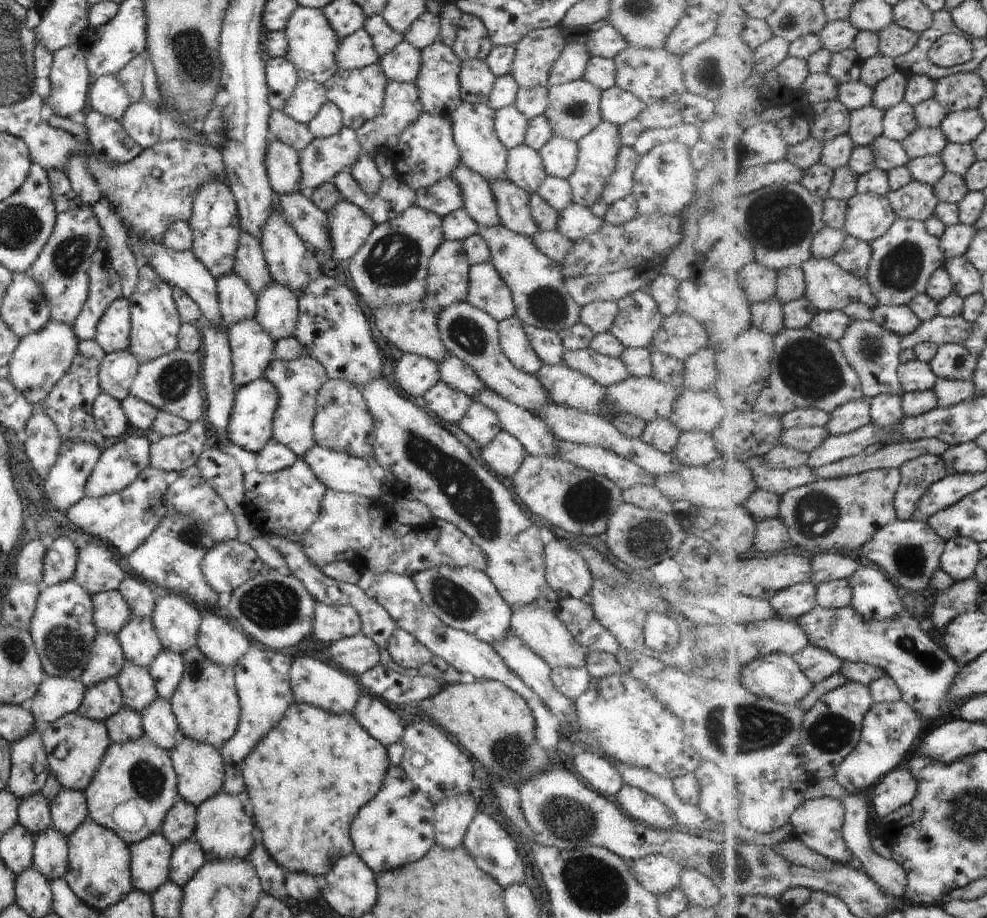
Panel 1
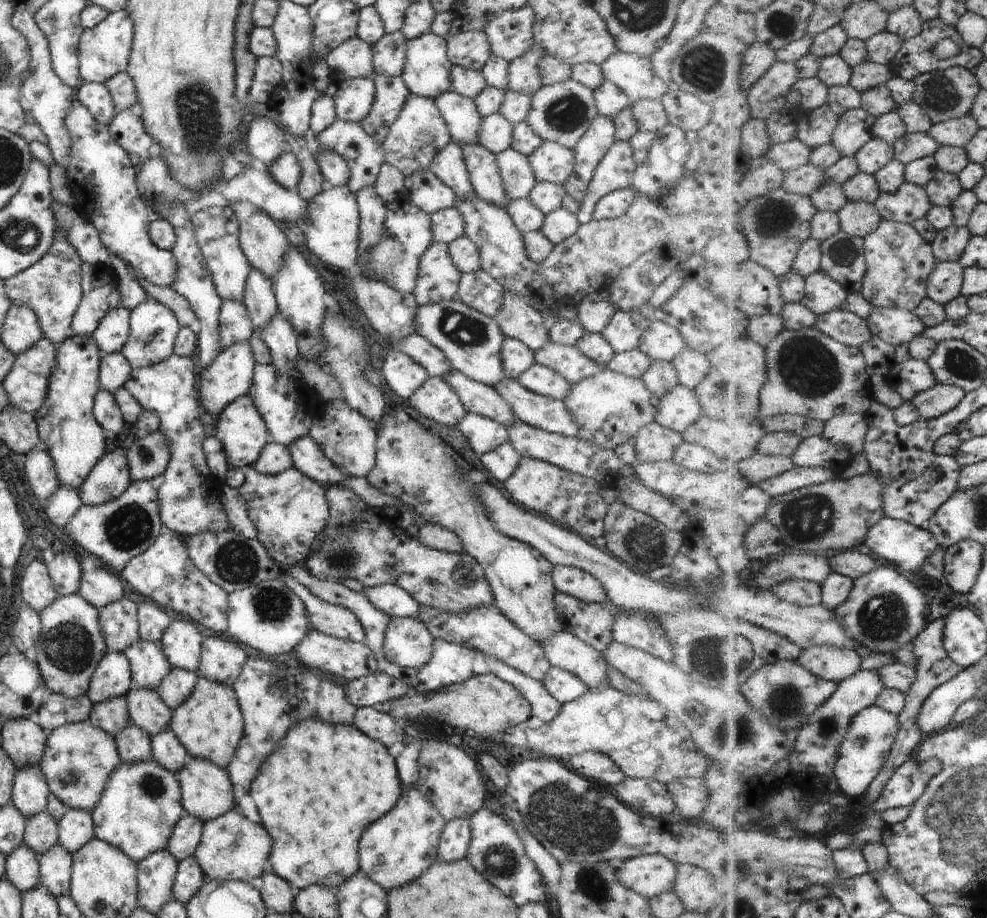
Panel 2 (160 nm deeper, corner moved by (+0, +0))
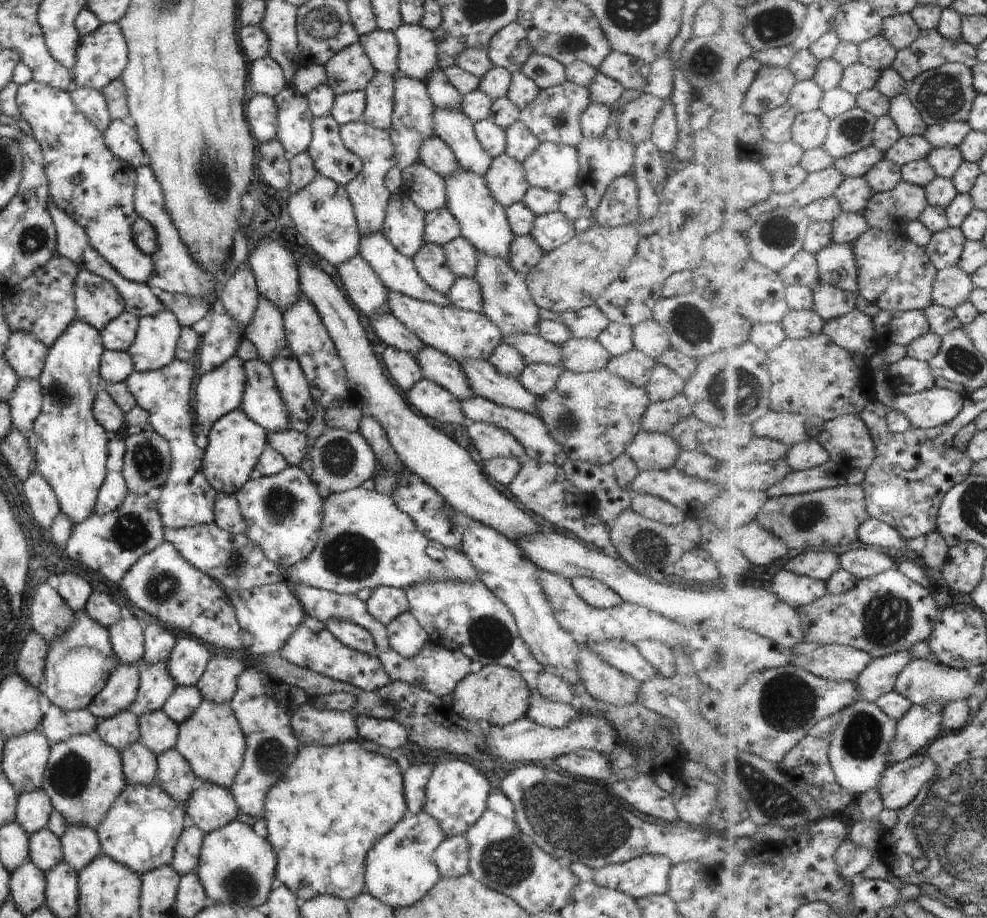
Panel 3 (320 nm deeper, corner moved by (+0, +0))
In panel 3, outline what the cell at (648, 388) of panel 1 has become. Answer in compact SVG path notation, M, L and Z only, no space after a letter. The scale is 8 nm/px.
M605 368L580 373L561 371L555 386L543 396L537 397L534 406L536 417L543 423L549 438L562 449L566 459L607 469L617 455L623 454L631 442L631 436L640 430L641 415L649 403L644 389L613 376Z

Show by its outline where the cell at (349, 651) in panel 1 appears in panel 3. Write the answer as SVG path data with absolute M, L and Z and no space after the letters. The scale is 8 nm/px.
M303 617L297 628L285 639L277 654L299 668L322 674L364 691L376 691L390 681L378 659L347 648L324 627L320 620L313 617Z

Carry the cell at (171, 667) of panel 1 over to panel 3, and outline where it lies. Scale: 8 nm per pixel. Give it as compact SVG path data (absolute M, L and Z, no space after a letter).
M174 687L174 691L167 697L162 706L165 716L168 716L176 725L187 720L192 712L201 704L200 692L193 687Z

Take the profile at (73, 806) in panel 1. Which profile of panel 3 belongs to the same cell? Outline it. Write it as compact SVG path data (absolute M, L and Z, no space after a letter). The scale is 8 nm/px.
M68 826L60 836L62 861L76 873L102 854L100 844L93 829L89 827Z

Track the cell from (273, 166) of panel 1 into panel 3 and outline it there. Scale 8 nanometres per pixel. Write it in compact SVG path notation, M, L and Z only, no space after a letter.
M253 93L247 104L244 104L244 117L258 144L275 139L276 133L276 106L271 97L261 93Z

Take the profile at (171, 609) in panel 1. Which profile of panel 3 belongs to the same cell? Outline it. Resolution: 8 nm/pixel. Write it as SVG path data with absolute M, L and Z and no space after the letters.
M179 636L165 662L175 687L193 687L203 674L212 651L192 636Z

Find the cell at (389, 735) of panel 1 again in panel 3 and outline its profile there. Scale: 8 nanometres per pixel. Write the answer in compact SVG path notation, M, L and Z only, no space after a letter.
M354 716L354 723L363 743L368 745L397 749L408 740L403 727L393 719Z

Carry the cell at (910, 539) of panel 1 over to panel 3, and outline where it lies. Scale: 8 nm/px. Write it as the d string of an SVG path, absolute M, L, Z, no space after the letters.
M870 517L862 524L859 529L859 536L861 542L867 546L875 546L875 548L895 548L895 550L903 550L903 546L909 548L906 540L901 532L893 528L890 524L879 519Z

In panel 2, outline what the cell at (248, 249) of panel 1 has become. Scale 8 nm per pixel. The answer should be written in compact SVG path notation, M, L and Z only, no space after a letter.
M250 266L241 301L253 331L259 331L269 324L272 316L278 312L271 290L272 284L268 278Z

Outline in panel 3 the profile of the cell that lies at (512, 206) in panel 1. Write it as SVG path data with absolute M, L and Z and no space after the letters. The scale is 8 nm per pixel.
M434 106L432 125L432 134L451 149L460 168L482 178L491 159L477 142L472 122L459 109Z

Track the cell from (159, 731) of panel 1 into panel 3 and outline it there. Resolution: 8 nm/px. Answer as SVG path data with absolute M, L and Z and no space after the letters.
M174 748L156 756L156 767L156 785L183 806L191 792L202 783Z

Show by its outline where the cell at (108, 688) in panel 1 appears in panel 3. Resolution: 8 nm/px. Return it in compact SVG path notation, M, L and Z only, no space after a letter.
M127 709L121 711L98 722L93 736L119 753L127 745L138 741L138 718Z

